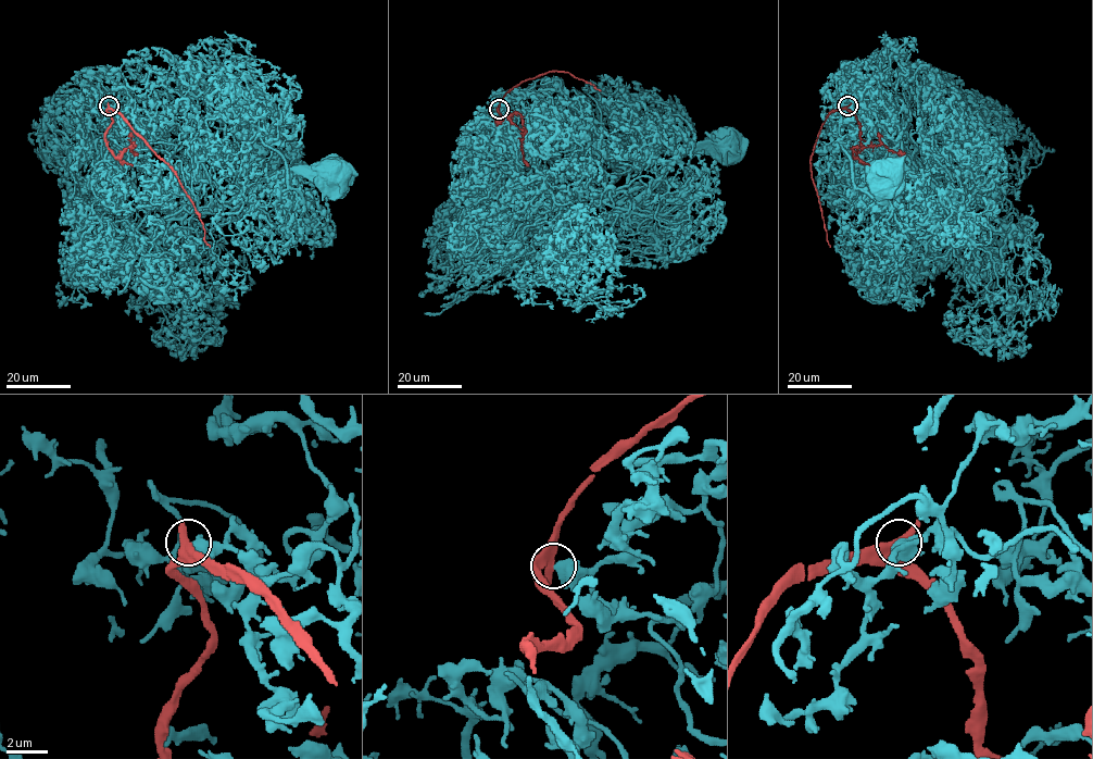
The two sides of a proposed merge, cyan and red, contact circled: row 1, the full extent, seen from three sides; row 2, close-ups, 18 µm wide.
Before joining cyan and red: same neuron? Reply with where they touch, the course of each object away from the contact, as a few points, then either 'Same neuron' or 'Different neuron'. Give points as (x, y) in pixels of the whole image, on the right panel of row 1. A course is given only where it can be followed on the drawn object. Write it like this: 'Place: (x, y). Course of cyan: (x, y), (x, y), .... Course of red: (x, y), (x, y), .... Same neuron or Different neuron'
Place: (847, 106). Course of cyan: (849, 107), (872, 106), (905, 142), (916, 146), (917, 181), (954, 213), (959, 208), (922, 179), (889, 171). Course of red: (847, 107), (836, 109), (827, 116), (811, 161), (811, 177), (830, 247). Different neuron

